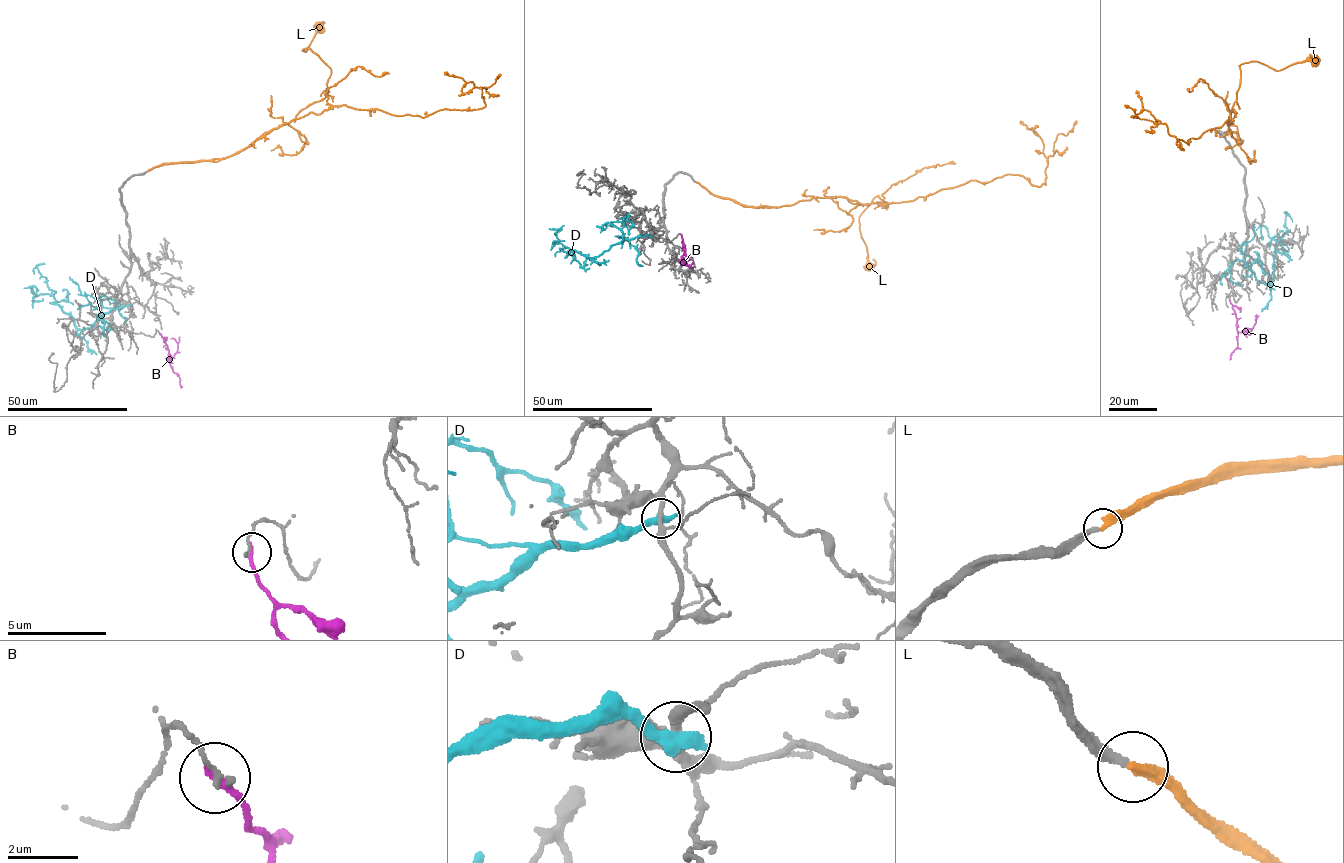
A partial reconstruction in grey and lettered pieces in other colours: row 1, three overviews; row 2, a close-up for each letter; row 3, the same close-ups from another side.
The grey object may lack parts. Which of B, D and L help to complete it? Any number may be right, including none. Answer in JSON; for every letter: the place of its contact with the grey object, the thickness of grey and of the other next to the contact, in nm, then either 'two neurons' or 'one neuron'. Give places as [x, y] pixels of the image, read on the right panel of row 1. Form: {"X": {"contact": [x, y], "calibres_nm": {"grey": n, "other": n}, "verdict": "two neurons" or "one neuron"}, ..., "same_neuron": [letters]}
{"B": {"contact": [1229, 299], "calibres_nm": {"grey": 160, "other": 220}, "verdict": "two neurons"}, "D": {"contact": [1246, 266], "calibres_nm": {"grey": 200, "other": 480}, "verdict": "two neurons"}, "L": {"contact": [1226, 132], "calibres_nm": {"grey": 240, "other": 360}, "verdict": "one neuron"}, "same_neuron": ["L"]}

